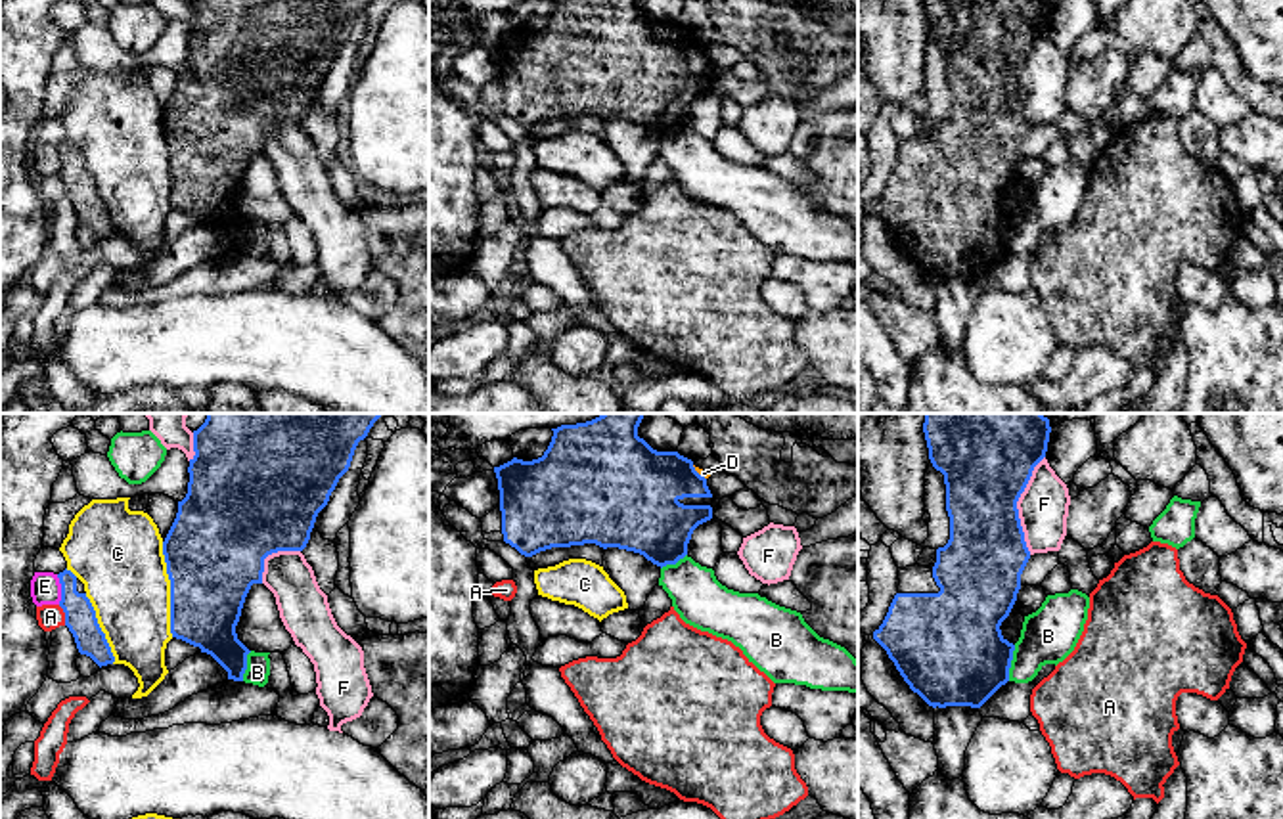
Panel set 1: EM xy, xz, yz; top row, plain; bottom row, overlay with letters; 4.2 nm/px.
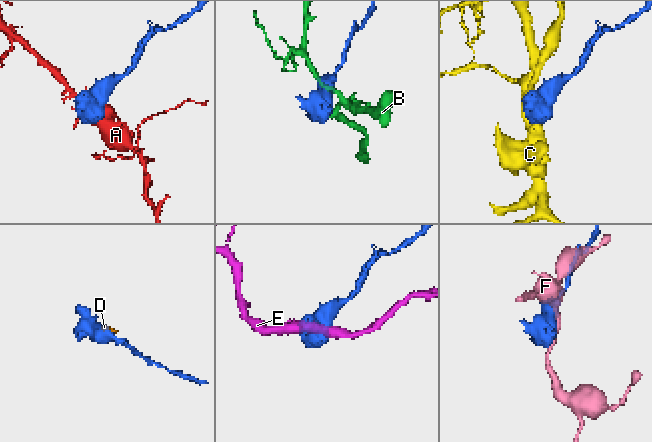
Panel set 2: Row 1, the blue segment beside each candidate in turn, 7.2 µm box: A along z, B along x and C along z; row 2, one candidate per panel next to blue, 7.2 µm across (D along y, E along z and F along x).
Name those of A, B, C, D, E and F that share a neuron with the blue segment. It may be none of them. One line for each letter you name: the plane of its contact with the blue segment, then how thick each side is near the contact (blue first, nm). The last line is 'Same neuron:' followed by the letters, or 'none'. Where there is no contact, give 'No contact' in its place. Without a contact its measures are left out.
Same neuron: none

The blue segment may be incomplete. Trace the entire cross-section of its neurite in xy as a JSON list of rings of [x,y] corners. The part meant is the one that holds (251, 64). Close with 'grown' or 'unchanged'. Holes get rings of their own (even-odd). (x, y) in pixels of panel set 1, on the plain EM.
[[[197,0],[193,2],[193,23],[190,31],[190,54],[188,65],[178,73],[176,90],[163,113],[163,126],[167,134],[167,145],[170,151],[170,205],[201,224],[211,226],[226,243],[228,251],[243,253],[247,241],[247,226],[251,224],[236,205],[236,197],[241,188],[245,168],[253,155],[262,155],[264,130],[278,122],[303,122],[310,111],[318,84],[327,77],[331,63],[339,50],[349,42],[354,21],[360,11],[368,8],[370,0]]] | unchanged

